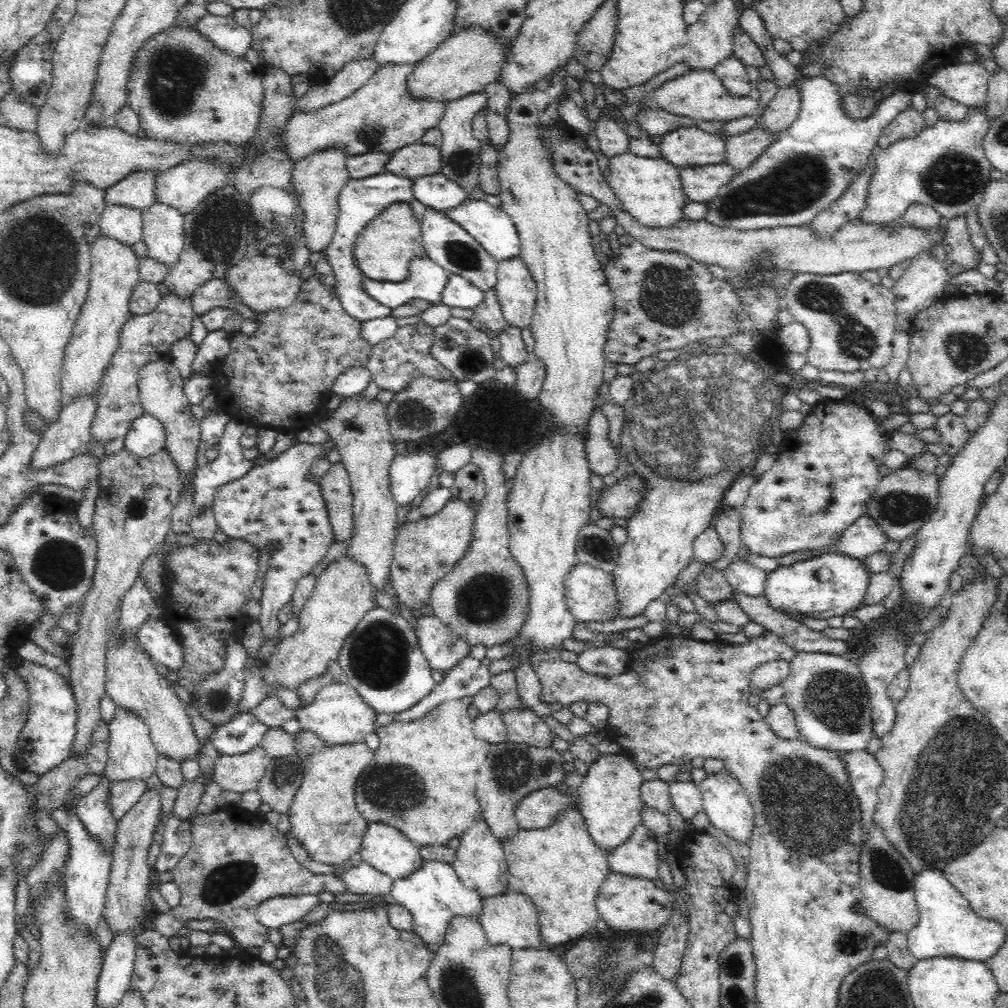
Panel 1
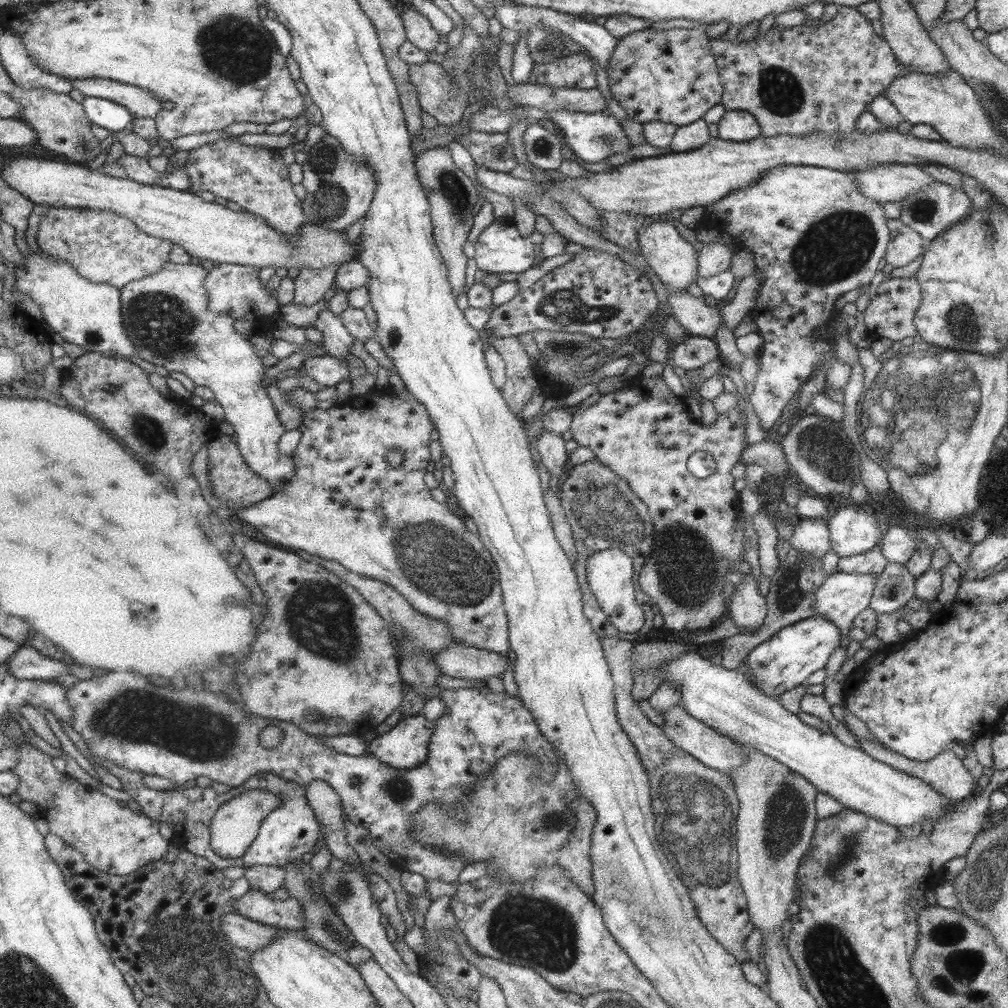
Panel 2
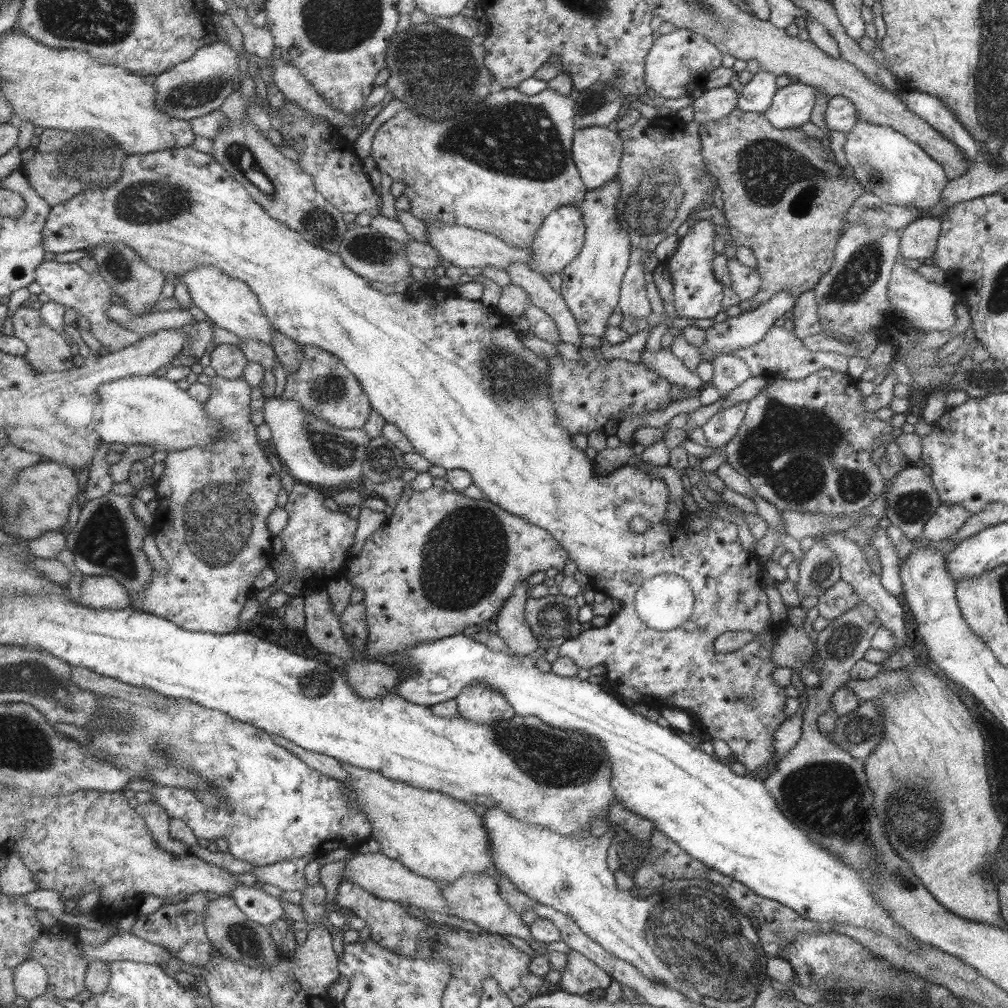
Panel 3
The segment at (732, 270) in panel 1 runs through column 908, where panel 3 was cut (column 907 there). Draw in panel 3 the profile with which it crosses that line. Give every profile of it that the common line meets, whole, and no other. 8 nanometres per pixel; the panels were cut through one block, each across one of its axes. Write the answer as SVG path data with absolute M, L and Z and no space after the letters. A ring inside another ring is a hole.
M919 217L899 231L898 255L903 259L923 261L933 256L941 234L942 221L935 217Z

